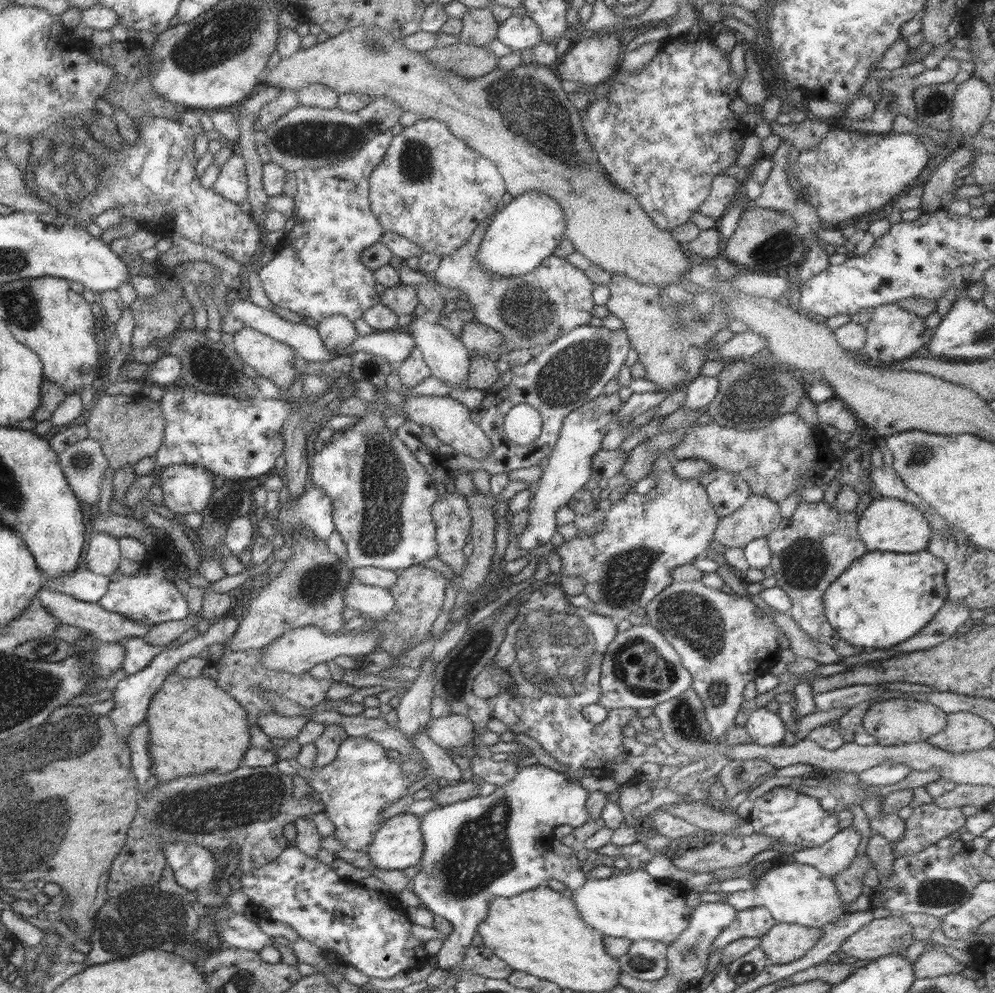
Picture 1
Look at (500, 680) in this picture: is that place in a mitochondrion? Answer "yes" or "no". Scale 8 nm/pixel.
yes

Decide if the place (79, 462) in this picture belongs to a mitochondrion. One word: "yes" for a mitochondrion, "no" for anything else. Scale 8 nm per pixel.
yes

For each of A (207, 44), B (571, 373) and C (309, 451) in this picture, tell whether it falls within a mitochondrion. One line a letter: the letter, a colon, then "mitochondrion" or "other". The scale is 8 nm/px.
A: mitochondrion
B: mitochondrion
C: other

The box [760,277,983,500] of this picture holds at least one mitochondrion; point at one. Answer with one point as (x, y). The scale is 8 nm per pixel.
(921, 454)

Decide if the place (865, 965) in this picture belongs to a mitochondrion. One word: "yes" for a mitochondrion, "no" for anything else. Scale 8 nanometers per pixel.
no

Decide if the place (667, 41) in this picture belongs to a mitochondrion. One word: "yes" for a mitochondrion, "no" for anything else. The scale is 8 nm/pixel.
no

